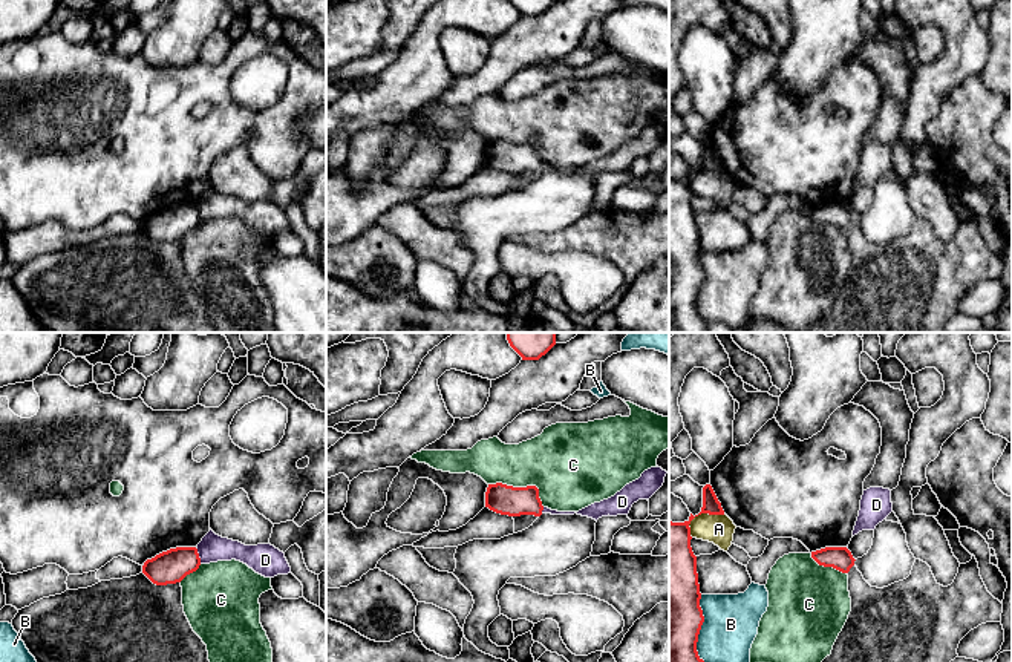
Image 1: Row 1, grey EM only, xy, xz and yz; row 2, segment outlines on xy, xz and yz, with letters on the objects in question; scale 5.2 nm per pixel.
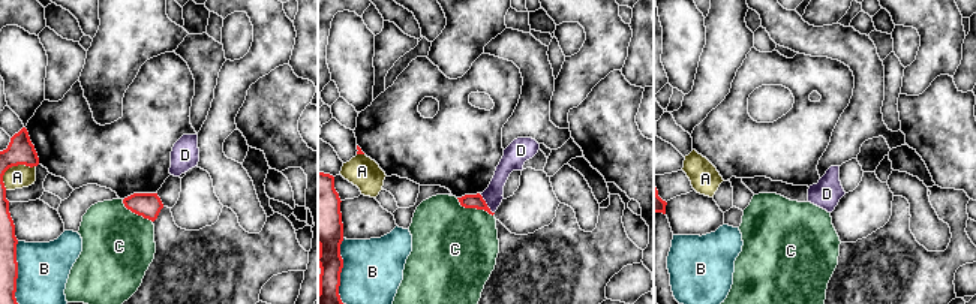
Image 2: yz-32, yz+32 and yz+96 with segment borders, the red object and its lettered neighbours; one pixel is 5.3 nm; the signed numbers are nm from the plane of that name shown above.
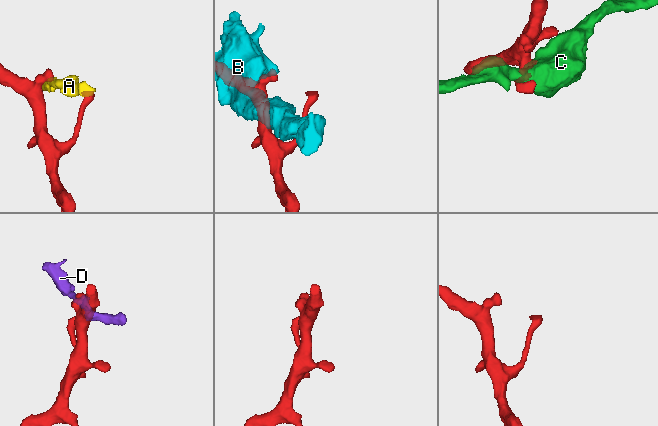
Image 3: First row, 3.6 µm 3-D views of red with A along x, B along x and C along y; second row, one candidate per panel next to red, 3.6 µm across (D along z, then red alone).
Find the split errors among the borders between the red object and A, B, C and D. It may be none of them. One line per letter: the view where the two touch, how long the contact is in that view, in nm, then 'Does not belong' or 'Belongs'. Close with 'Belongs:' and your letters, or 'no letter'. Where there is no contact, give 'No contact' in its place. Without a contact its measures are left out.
A: Touches red in yz. Shared border 220 nm. Does not belong
B: Touches red in yz. Shared border 380 nm. Does not belong
C: Touches red in xz. Shared border 320 nm. Does not belong
D: Touches red in xy. Shared border 90 nm. Does not belong
Belongs: no letter

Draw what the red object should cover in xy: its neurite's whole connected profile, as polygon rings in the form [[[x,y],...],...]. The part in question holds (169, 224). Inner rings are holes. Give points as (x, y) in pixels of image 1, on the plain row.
[[[176,204],[147,216],[142,230],[156,242],[181,239],[187,231],[196,228],[201,215],[196,204]]]

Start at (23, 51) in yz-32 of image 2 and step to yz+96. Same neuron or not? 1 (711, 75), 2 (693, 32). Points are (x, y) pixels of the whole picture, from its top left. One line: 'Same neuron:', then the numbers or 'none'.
Same neuron: 2

